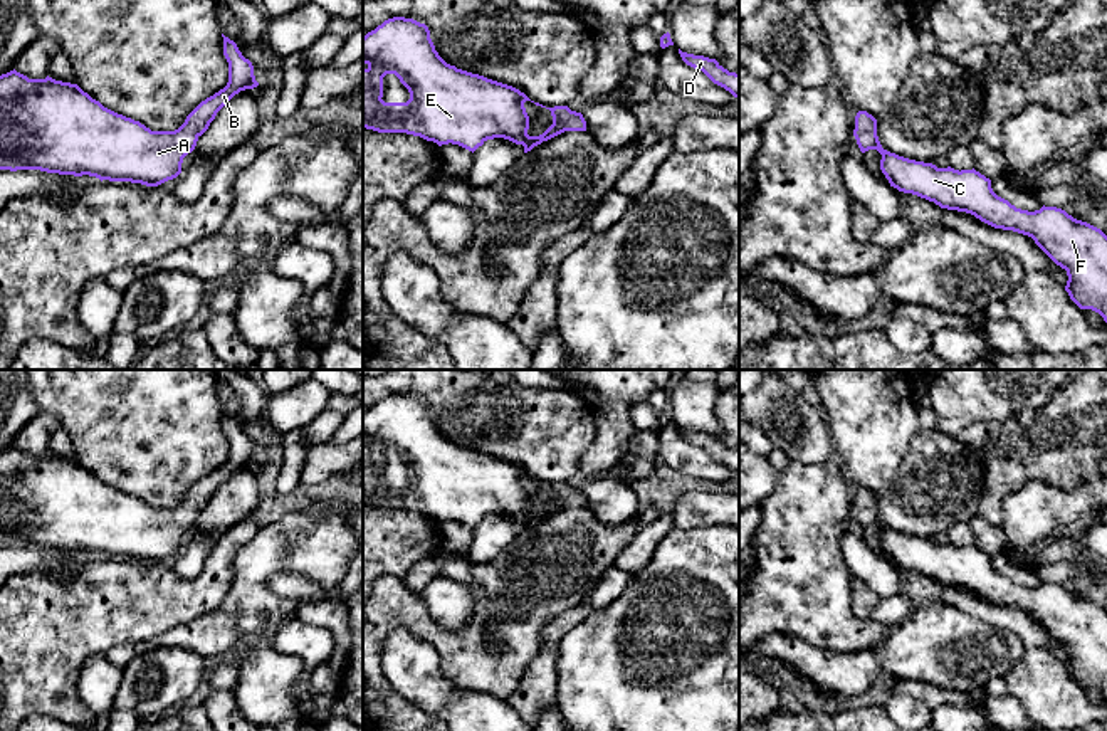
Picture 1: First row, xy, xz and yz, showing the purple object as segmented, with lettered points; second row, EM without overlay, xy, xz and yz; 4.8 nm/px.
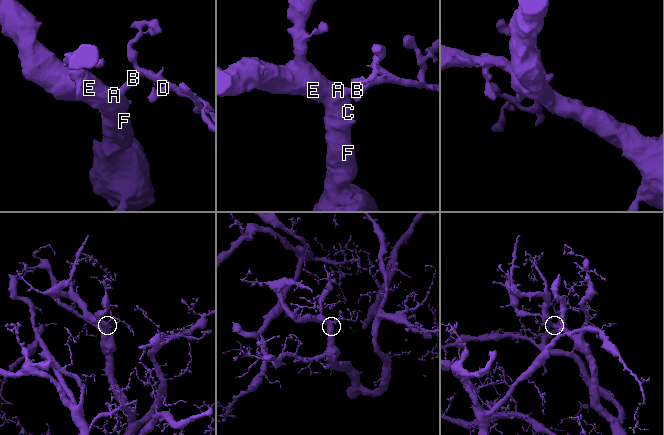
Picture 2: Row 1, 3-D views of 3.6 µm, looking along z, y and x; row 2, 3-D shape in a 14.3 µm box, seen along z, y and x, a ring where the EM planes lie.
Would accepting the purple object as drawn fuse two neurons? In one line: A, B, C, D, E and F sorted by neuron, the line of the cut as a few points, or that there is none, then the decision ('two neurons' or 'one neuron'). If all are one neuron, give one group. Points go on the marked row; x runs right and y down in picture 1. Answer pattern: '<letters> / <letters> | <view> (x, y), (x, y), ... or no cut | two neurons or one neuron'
A B C D E F | no cut | one neuron

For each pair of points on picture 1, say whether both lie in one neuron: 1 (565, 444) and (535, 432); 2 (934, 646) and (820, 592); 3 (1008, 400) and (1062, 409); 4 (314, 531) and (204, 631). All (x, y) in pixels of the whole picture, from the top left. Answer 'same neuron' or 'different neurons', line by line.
1: same neuron
2: different neurons
3: different neurons
4: same neuron

